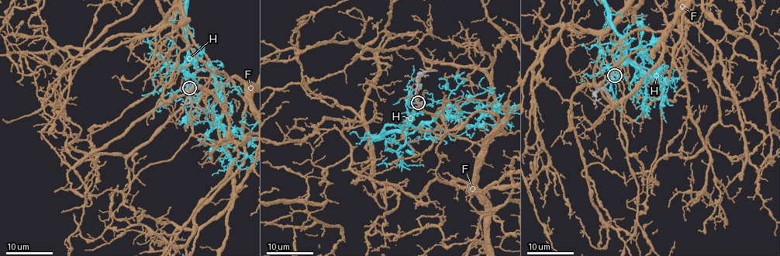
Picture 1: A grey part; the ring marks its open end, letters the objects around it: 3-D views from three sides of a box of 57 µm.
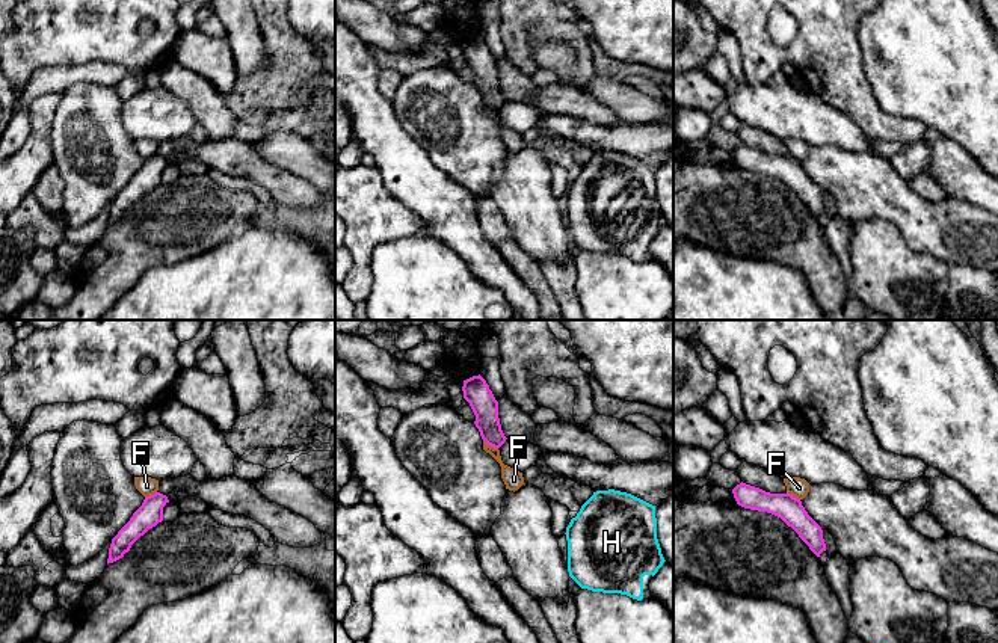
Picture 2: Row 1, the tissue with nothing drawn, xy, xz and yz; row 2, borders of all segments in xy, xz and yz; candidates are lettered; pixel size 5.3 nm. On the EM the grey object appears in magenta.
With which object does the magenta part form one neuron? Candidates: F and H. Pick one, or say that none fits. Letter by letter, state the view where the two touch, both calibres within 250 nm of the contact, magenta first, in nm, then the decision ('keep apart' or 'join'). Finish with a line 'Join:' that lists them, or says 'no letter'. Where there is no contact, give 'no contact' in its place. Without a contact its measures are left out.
F: meets magenta in xz; 140 nm thick on the magenta side, 100 nm on the other; keep apart
H: no contact; join
Join: H

